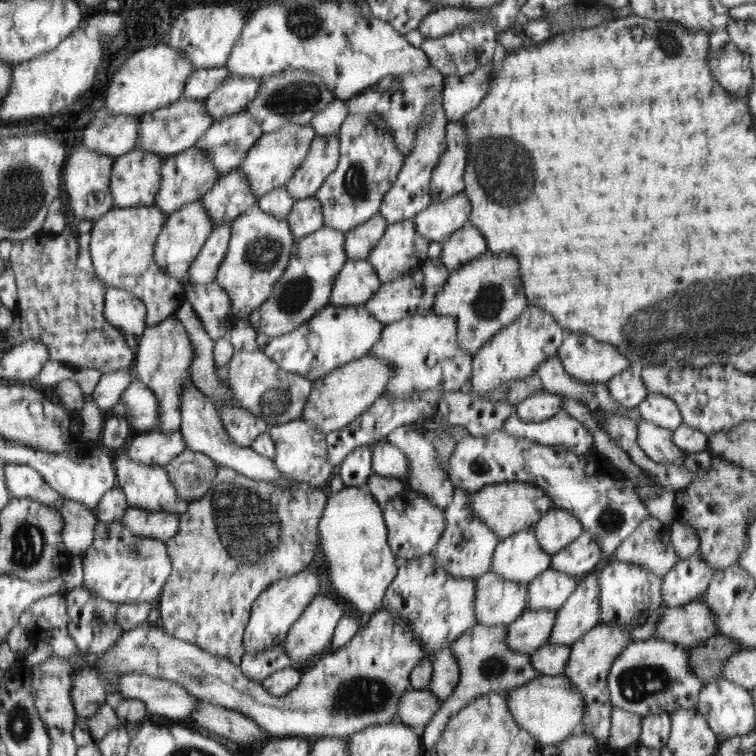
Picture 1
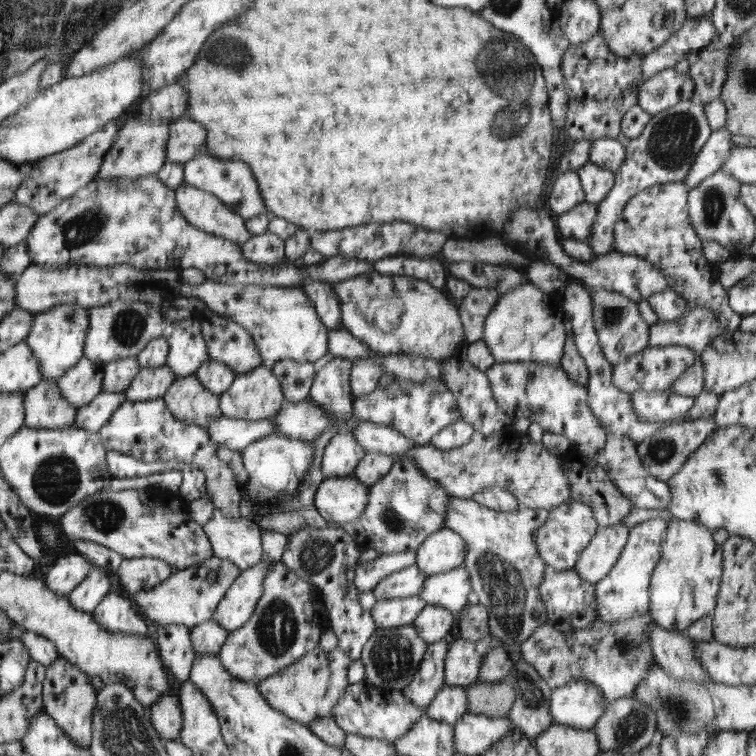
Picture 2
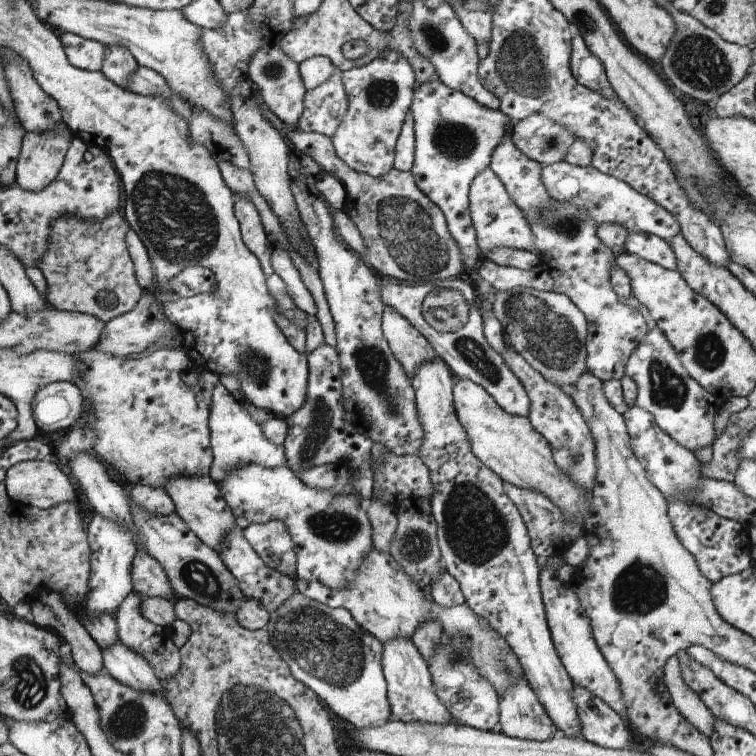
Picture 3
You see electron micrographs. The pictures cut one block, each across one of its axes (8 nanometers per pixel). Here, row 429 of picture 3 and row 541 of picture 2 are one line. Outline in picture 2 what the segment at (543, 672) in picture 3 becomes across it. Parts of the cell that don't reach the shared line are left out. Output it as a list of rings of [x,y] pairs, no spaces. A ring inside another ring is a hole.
[[[443,526],[418,547],[415,563],[428,576],[446,573],[465,564],[466,552],[469,552],[469,546],[465,539],[457,531]]]

